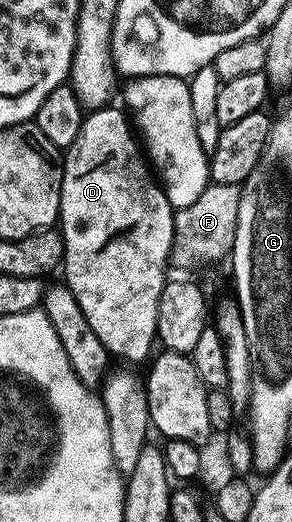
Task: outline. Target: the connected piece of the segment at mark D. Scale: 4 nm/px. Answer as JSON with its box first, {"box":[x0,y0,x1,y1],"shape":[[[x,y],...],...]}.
{"box":[59,106,175,361],"shape":[[[106,106],[90,111],[81,121],[80,134],[77,135],[75,142],[67,149],[63,156],[63,167],[61,170],[61,214],[59,217],[59,231],[62,240],[65,241],[65,254],[63,257],[65,277],[63,277],[63,280],[71,290],[75,302],[79,304],[79,310],[83,310],[83,314],[87,318],[91,330],[95,330],[96,336],[99,337],[99,342],[103,342],[103,346],[109,352],[110,357],[117,359],[118,356],[121,360],[147,359],[146,361],[148,361],[150,359],[149,351],[152,350],[153,344],[155,348],[155,341],[157,340],[159,298],[161,297],[161,291],[165,289],[167,283],[164,264],[168,265],[170,263],[173,251],[173,214],[175,209],[169,205],[169,199],[165,196],[164,187],[158,183],[154,173],[151,171],[150,165],[143,159],[143,148],[139,143],[138,137],[131,131],[130,117],[124,111],[121,113],[119,109],[113,107]]]}

